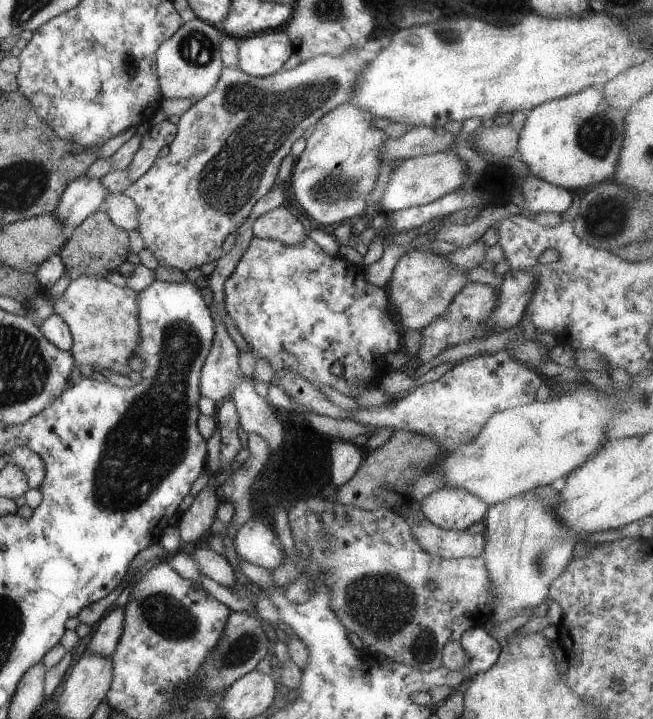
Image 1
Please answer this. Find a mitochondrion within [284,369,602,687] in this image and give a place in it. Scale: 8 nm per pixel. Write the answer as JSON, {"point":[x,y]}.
{"point":[380,604]}

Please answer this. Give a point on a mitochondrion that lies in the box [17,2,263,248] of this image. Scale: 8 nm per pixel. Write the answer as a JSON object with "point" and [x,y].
{"point":[196,49]}

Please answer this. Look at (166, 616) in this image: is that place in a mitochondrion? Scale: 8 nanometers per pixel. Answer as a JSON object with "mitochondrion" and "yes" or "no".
{"mitochondrion":"yes"}

